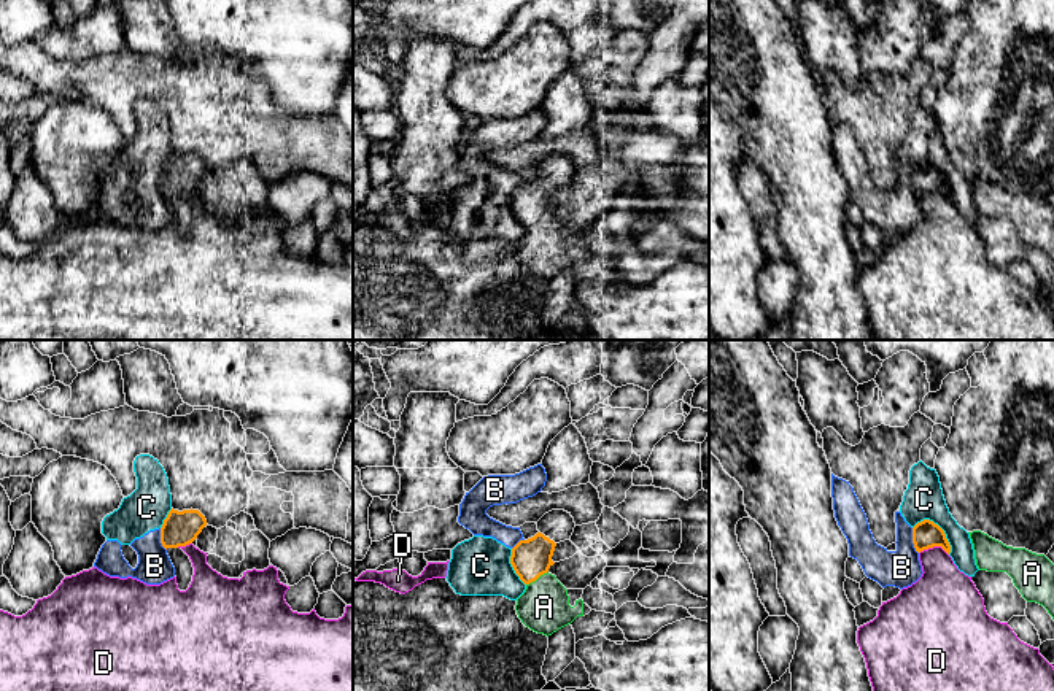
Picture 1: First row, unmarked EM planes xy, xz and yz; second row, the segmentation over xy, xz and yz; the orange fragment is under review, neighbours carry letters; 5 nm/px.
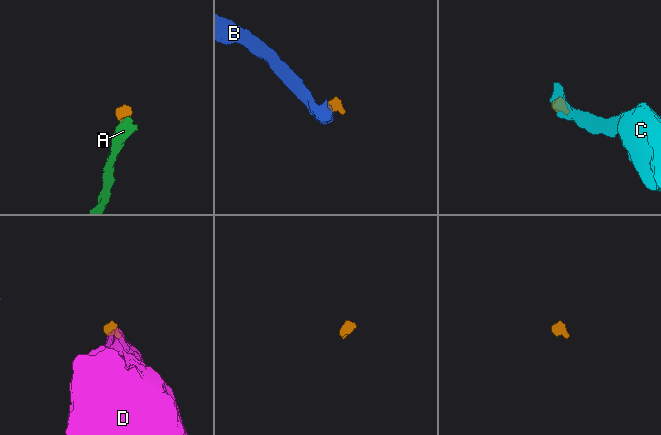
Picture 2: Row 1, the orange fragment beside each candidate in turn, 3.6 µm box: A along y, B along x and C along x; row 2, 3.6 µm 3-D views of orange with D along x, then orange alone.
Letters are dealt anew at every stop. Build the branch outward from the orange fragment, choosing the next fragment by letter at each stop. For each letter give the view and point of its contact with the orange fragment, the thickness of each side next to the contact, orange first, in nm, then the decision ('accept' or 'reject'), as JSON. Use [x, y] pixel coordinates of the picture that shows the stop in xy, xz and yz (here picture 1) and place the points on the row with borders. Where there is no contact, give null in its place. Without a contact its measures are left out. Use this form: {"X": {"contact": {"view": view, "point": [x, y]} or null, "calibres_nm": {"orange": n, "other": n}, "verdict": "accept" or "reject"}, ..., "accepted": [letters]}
{"A": {"contact": {"view": "xz", "point": [536, 579]}, "calibres_nm": {"orange": 200, "other": 260}, "verdict": "accept"}, "B": {"contact": {"view": "yz", "point": [913, 540]}, "calibres_nm": {"orange": 140, "other": 190}, "verdict": "reject"}, "C": {"contact": {"view": "yz", "point": [940, 528]}, "calibres_nm": {"orange": 140, "other": 200}, "verdict": "reject"}, "D": {"contact": {"view": "yz", "point": [933, 545]}, "calibres_nm": {"orange": 140, "other": 280}, "verdict": "reject"}, "accepted": ["A"]}

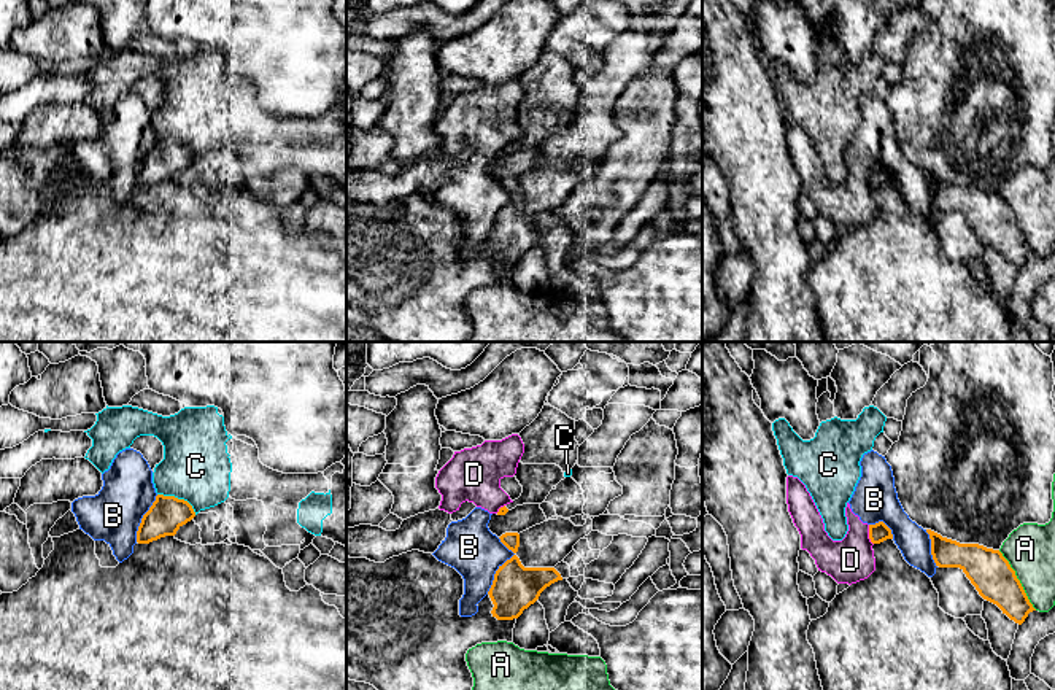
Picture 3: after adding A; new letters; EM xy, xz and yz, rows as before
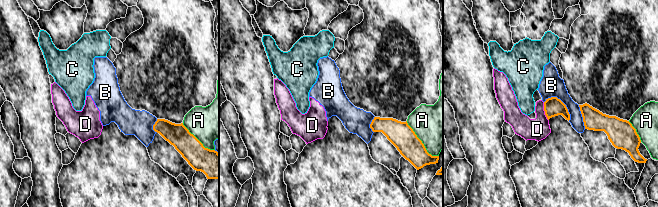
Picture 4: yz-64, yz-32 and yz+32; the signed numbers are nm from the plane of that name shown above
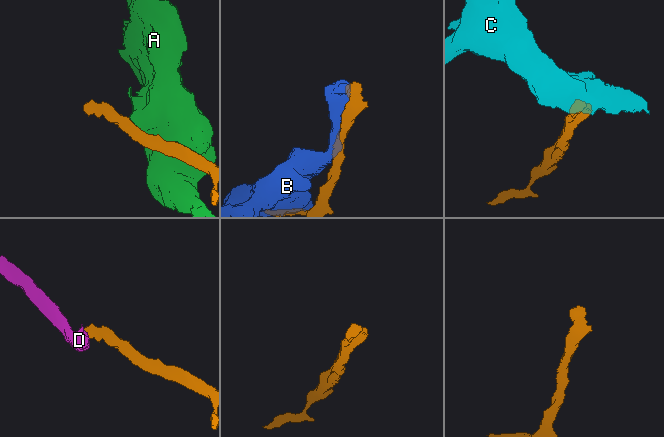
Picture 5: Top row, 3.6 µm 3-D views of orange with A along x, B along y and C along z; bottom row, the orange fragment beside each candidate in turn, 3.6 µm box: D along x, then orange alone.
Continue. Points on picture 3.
{"A": {"contact": {"view": "yz", "point": [1019, 581]}, "calibres_nm": {"orange": 220, "other": 260}, "verdict": "reject"}, "B": {"contact": {"view": "xz", "point": [501, 566]}, "calibres_nm": {"orange": 220, "other": 260}, "verdict": "reject"}, "C": {"contact": {"view": "xy", "point": [177, 498]}, "calibres_nm": {"orange": 180, "other": 340}, "verdict": "reject"}, "D": {"contact": {"view": "yz", "point": [869, 534]}, "calibres_nm": {"orange": 100, "other": 220}, "verdict": "reject"}, "accepted": []}

